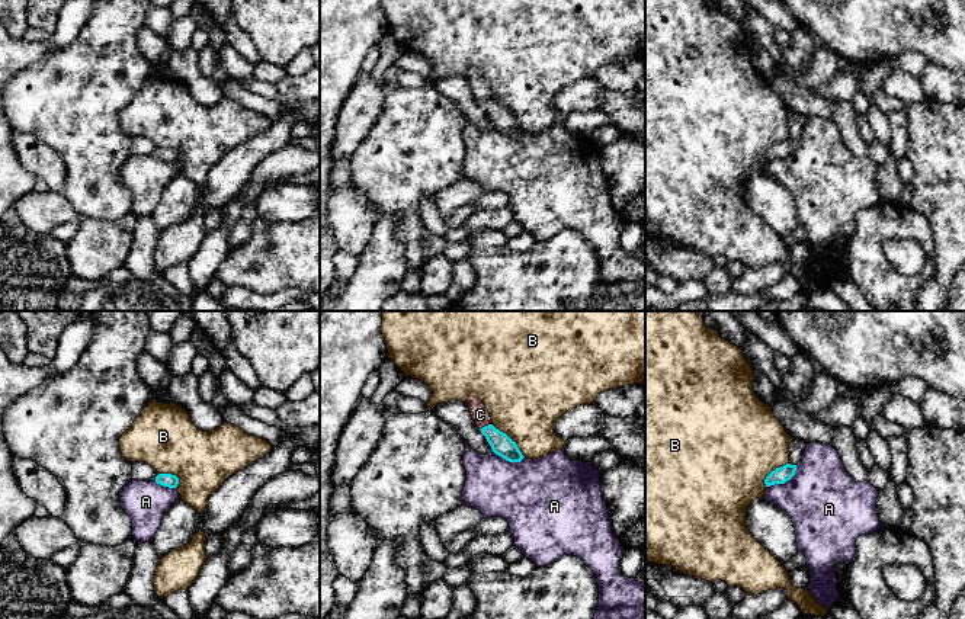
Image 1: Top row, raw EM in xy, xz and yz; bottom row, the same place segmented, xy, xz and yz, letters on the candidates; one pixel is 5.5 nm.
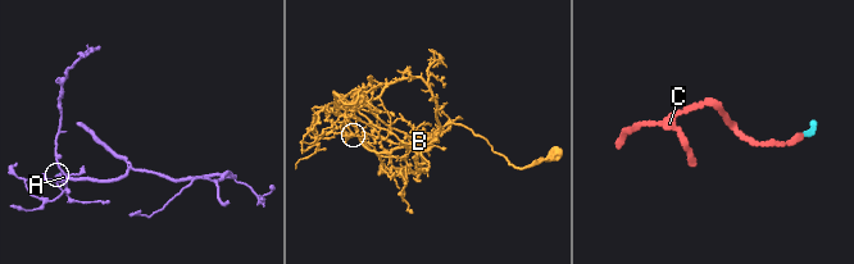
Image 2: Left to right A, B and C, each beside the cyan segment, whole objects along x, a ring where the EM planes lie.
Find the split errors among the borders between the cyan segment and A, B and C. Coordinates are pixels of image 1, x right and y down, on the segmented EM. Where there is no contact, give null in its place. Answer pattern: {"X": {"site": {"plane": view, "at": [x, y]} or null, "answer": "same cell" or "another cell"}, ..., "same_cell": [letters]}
{"A": {"site": {"plane": "yz", "at": [785, 481]}, "answer": "another cell"}, "B": {"site": {"plane": "xz", "at": [510, 439]}, "answer": "another cell"}, "C": {"site": {"plane": "xz", "at": [486, 426]}, "answer": "same cell"}, "same_cell": ["C"]}

